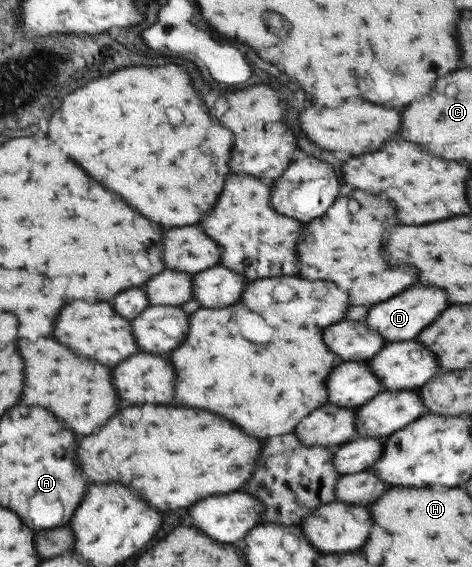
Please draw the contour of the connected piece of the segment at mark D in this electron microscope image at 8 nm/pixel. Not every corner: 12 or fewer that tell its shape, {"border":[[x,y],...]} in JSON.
{"border":[[413,285],[370,305],[385,342],[410,340],[451,305],[438,285]]}

